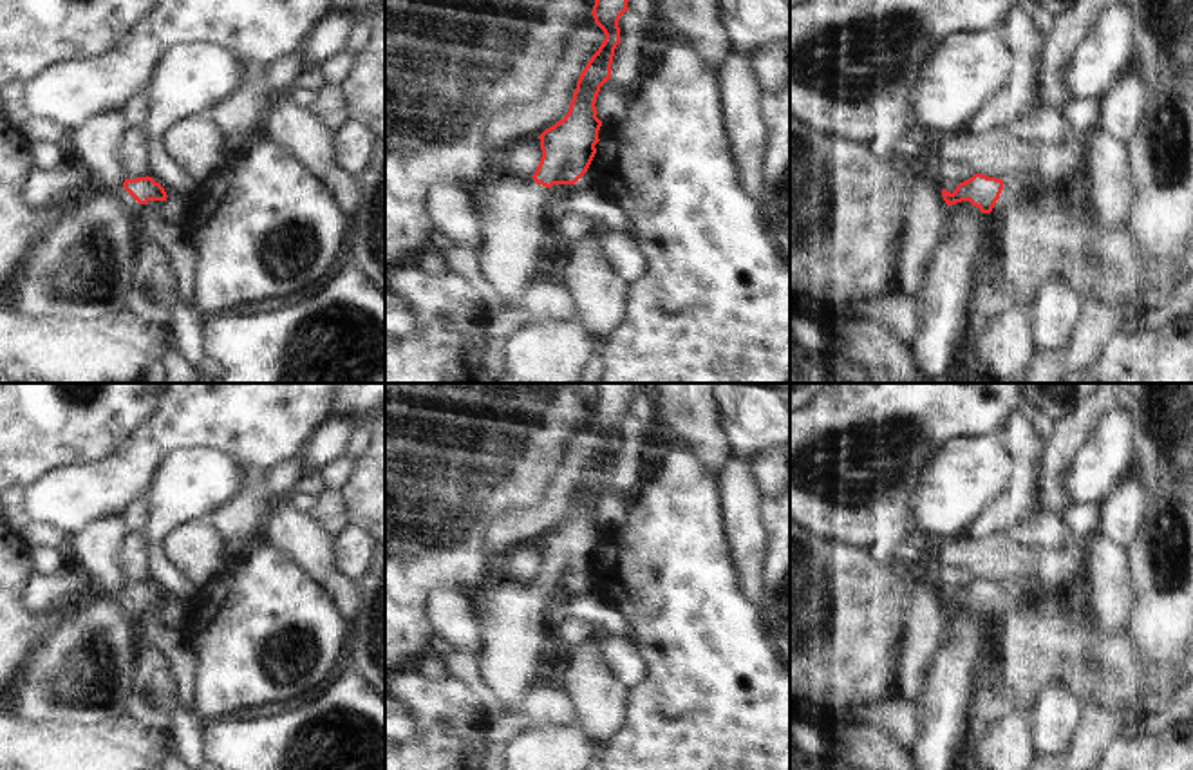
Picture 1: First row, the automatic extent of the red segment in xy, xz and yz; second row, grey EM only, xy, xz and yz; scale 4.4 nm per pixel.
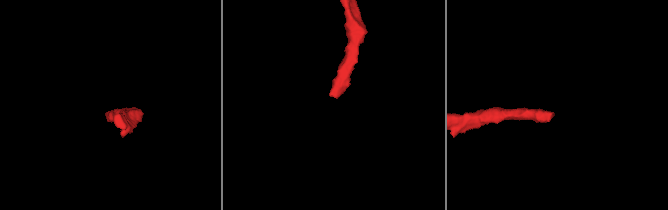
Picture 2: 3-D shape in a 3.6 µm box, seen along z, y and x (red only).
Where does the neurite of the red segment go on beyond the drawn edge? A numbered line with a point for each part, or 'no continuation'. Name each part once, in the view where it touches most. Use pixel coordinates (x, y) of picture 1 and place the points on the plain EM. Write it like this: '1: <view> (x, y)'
1: yz (1036, 642)

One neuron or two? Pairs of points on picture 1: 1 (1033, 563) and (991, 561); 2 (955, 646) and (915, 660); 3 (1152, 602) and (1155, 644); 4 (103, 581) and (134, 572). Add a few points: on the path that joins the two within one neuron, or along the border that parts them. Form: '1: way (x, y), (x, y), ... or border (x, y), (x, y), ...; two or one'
1: way (1022, 563), (1002, 561); one
2: border (948, 611), (946, 635), (917, 691); two
3: way (1155, 613), (1155, 633); one
4: border (127, 534), (120, 550), (120, 570), (125, 582); two

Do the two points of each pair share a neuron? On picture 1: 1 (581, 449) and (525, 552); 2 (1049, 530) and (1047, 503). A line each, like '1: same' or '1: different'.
1: different
2: different

